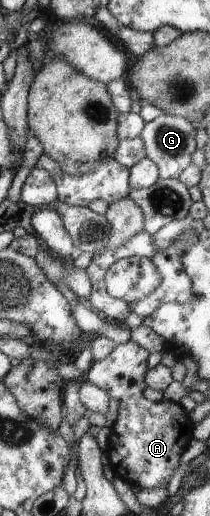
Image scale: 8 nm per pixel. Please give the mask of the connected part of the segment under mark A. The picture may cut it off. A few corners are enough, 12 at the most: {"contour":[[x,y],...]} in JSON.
{"contour":[[133,340],[85,379],[119,399],[114,475],[168,487],[193,439],[181,404],[143,396],[149,350]]}

